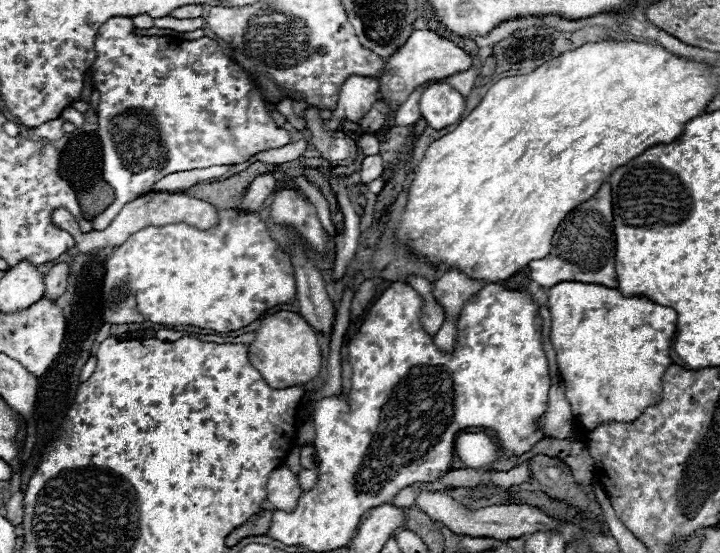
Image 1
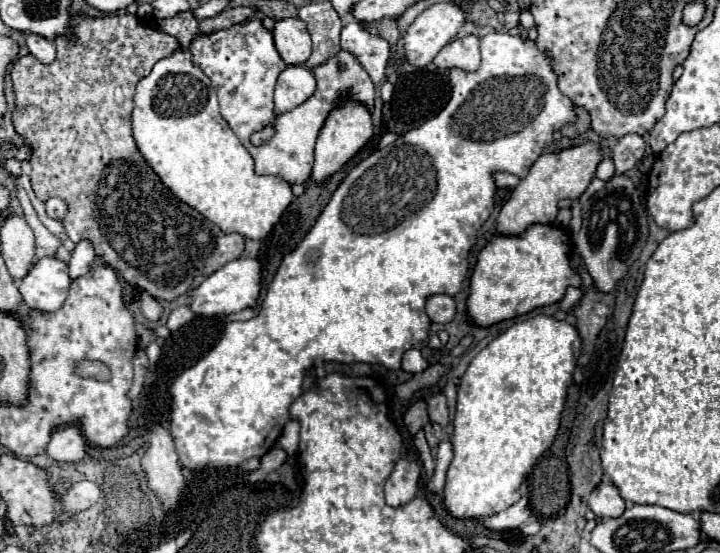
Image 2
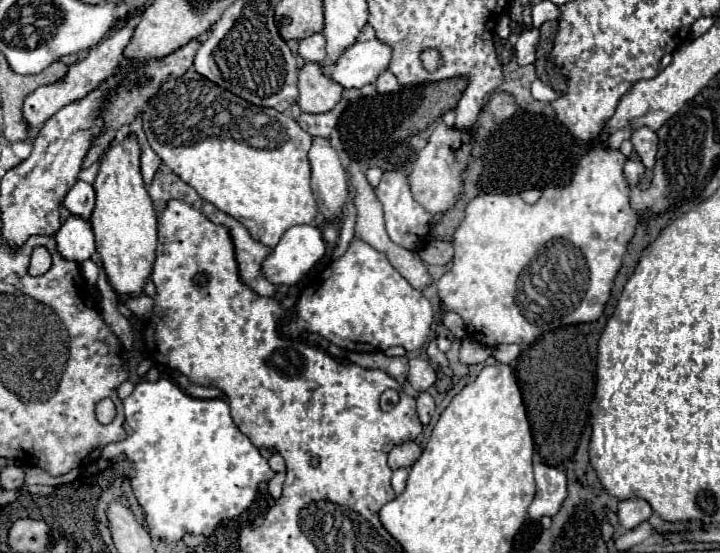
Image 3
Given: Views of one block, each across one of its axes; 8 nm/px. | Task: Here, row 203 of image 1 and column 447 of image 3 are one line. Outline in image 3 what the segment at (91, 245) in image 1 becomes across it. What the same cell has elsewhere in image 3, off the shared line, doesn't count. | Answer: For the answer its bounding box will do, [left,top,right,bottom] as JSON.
[408,124,472,214]

